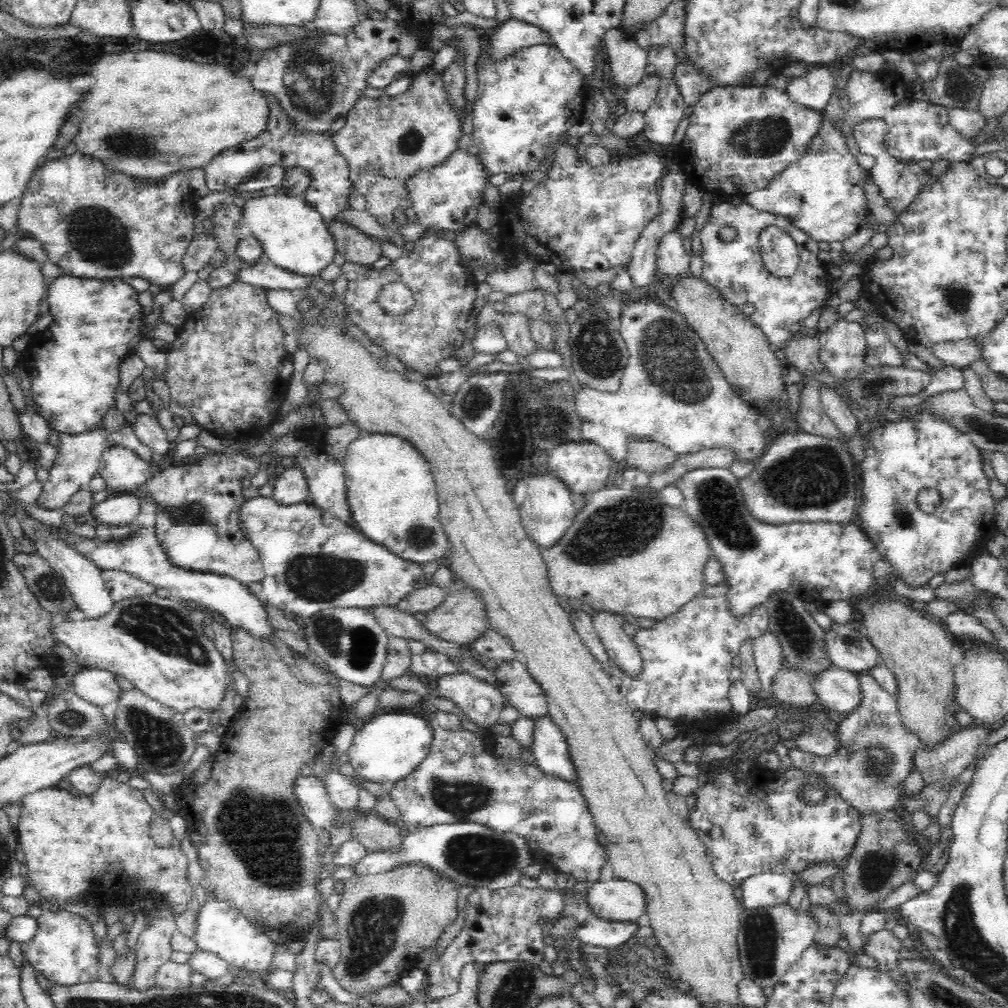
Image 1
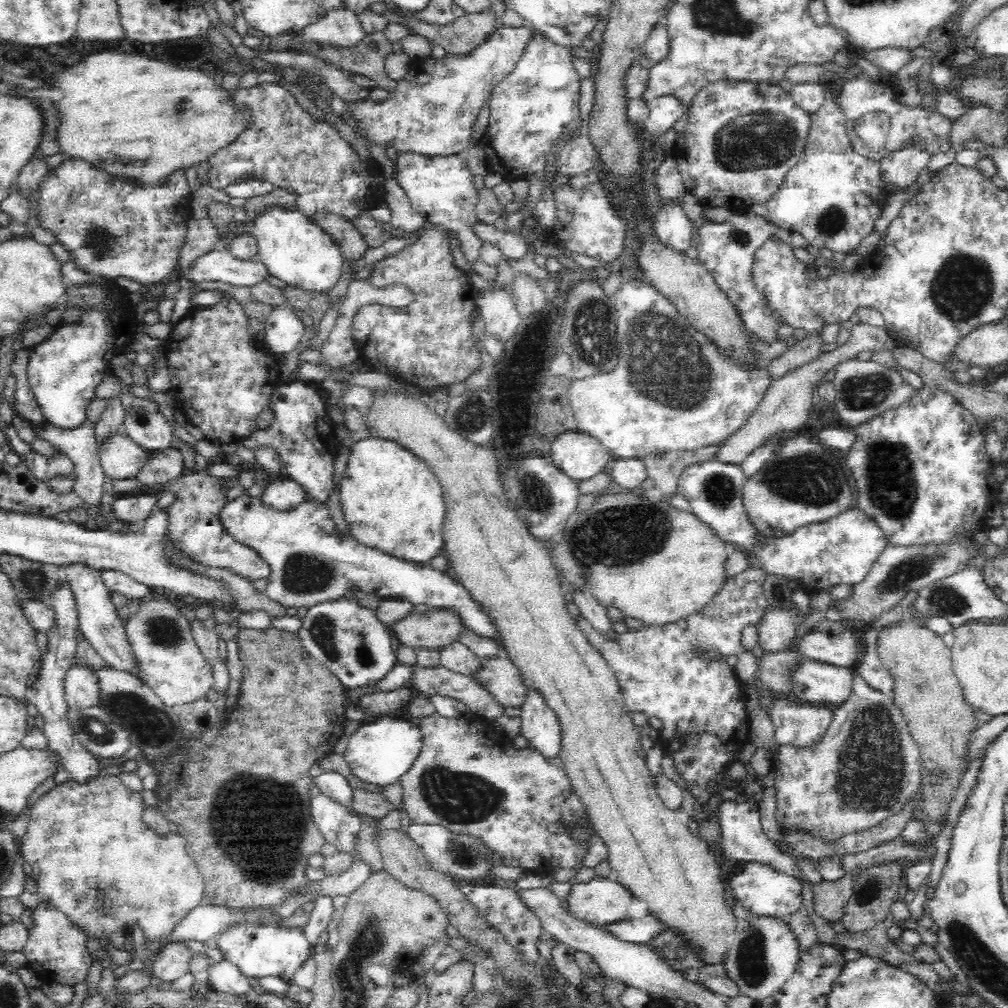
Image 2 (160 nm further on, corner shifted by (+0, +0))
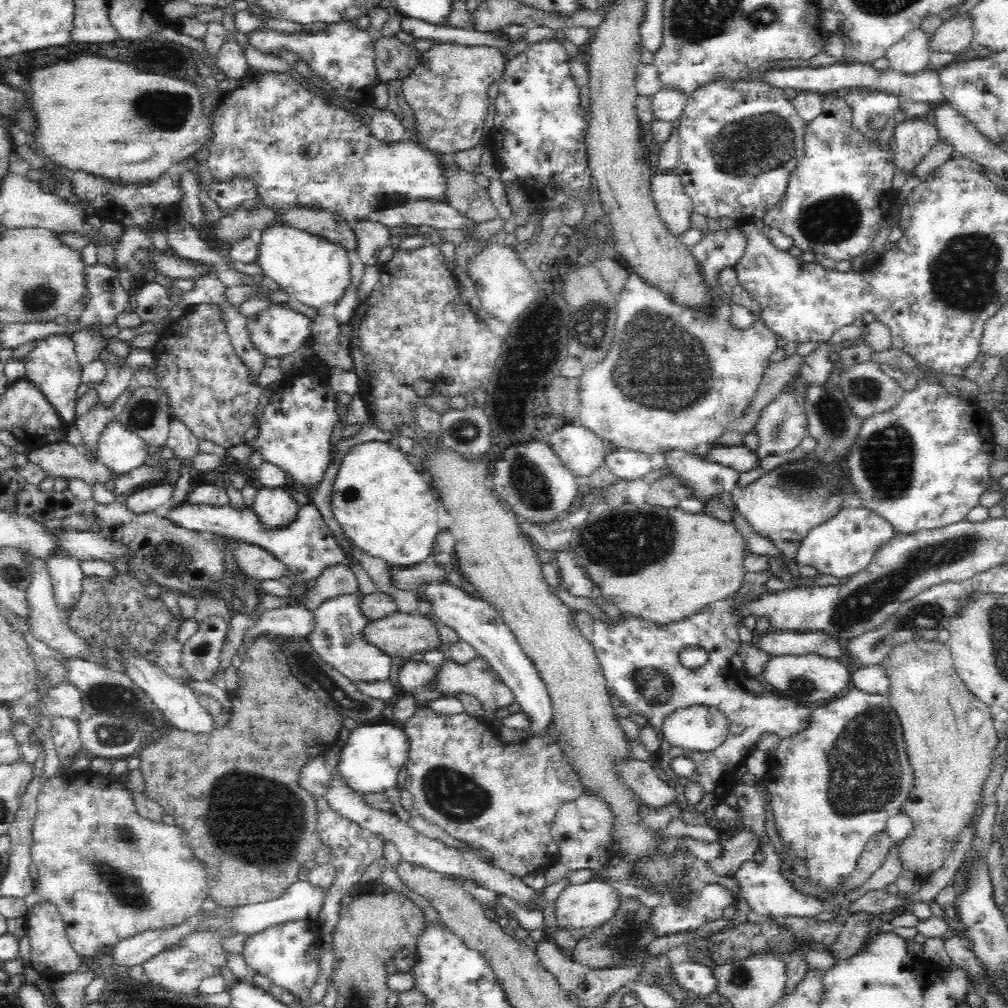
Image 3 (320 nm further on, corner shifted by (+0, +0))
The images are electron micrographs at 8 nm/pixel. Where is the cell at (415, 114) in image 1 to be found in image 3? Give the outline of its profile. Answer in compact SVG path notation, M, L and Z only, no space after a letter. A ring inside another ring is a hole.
M438 42L421 53L416 68L402 79L401 84L404 99L414 115L414 138L406 133L404 140L447 157L483 143L490 104L488 90L502 78L508 54L508 45L468 46Z

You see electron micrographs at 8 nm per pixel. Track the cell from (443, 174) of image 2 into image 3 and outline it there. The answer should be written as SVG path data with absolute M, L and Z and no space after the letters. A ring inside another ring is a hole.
M263 72L254 77L251 82L242 84L240 88L236 88L234 94L230 94L230 98L222 98L222 100L226 100L222 104L228 106L228 108L224 108L224 110L216 108L214 111L215 136L212 143L208 146L210 154L207 158L207 164L213 177L213 183L224 183L233 179L247 179L259 189L257 199L262 200L262 202L270 205L270 207L276 207L282 213L300 207L322 209L336 213L338 216L343 216L351 225L357 221L366 220L369 213L380 208L380 204L384 204L384 196L402 194L410 201L434 200L440 203L448 203L446 191L448 191L449 170L447 170L447 162L440 155L423 150L415 143L406 140L390 145L379 142L376 138L372 137L370 129L359 118L356 118L347 111L341 110L334 104L327 104L327 100L309 92L308 89L300 85L289 73Z

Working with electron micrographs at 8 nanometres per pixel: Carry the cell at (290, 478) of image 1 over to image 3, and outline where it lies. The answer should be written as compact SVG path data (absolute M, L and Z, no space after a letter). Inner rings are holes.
M262 486L257 490L253 508L264 525L277 527L293 521L301 505L294 500L294 496L288 490L284 490L283 486L277 488Z

